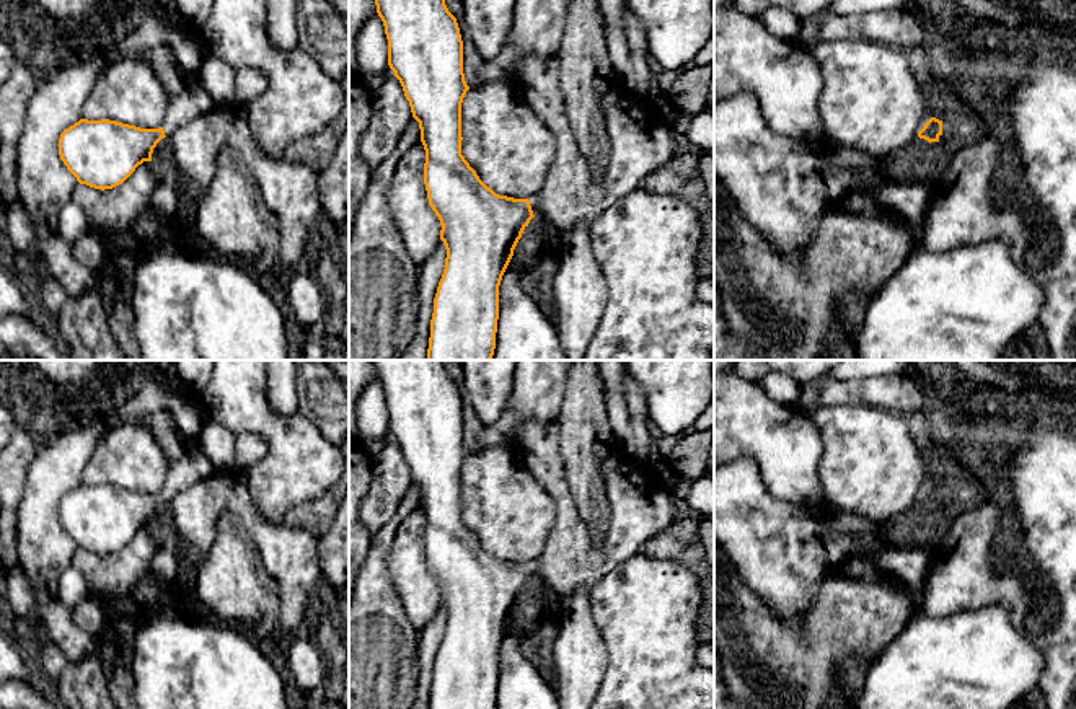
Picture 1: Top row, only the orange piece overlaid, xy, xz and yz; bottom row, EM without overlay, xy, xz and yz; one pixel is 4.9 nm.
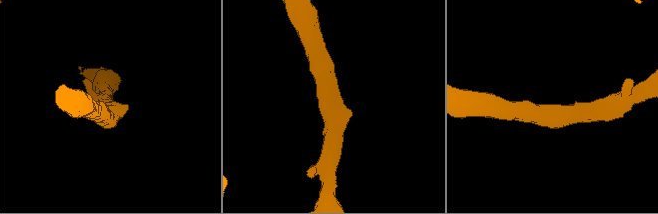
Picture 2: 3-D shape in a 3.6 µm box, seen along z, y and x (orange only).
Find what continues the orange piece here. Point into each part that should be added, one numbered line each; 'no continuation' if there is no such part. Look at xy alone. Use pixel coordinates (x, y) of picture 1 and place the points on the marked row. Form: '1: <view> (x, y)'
1: xy (193, 101)

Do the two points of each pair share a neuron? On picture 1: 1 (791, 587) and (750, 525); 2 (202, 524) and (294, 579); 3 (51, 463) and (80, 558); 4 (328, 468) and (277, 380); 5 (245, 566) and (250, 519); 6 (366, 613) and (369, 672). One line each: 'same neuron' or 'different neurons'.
1: same neuron
2: same neuron
3: different neurons
4: different neurons
5: different neurons
6: same neuron

